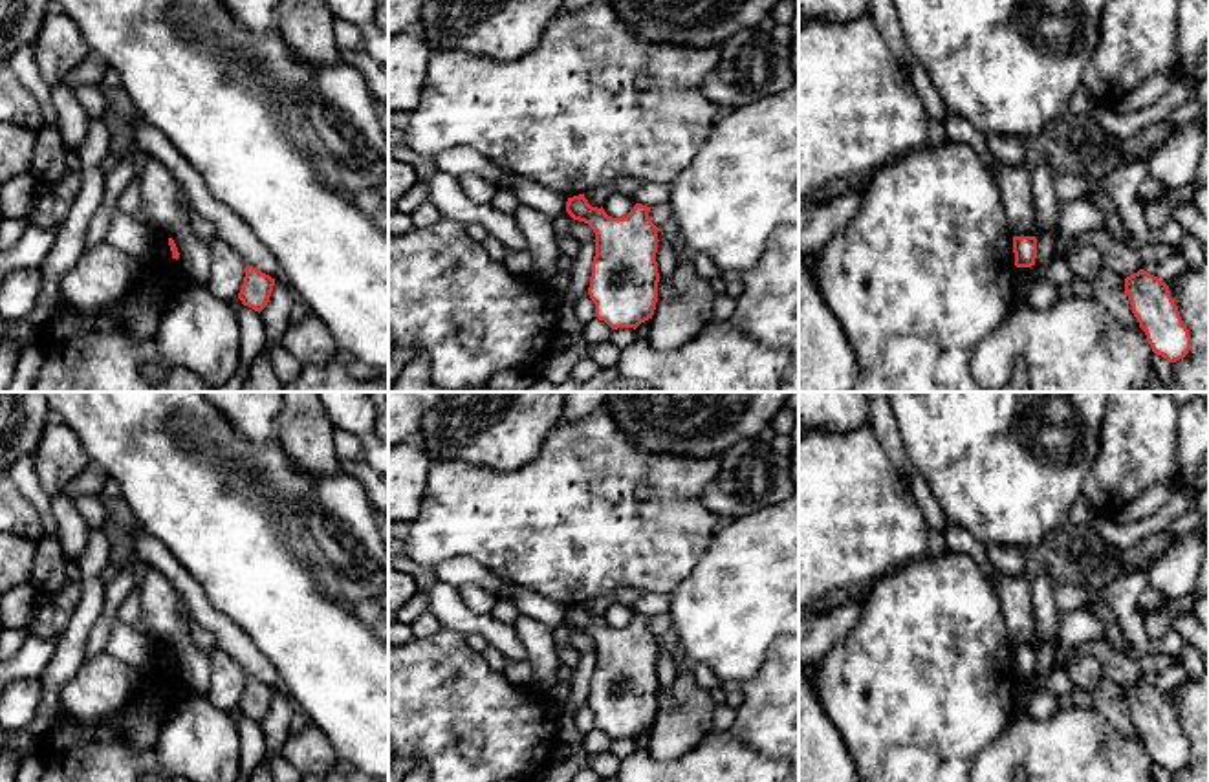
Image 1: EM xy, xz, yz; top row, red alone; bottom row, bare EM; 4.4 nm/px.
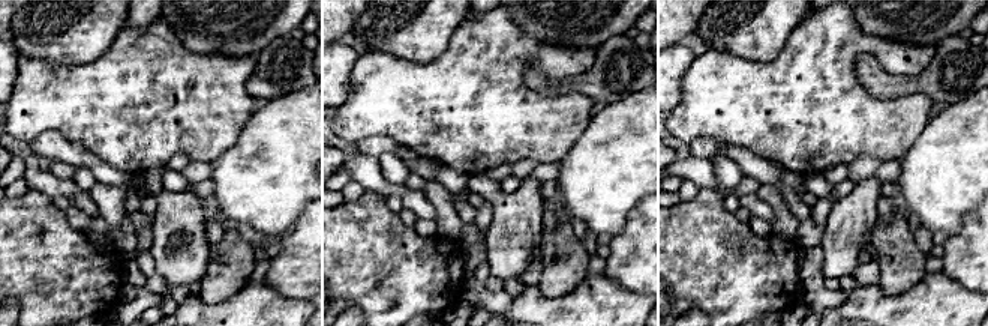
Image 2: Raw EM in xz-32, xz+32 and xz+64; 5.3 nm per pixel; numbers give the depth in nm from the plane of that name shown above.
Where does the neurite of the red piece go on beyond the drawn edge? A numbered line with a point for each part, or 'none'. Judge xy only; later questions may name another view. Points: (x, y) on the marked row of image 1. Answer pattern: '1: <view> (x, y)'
none

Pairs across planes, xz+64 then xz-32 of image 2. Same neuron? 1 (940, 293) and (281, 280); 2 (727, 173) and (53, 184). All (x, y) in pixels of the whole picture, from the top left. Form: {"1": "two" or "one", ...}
{"1": "two", "2": "two"}

